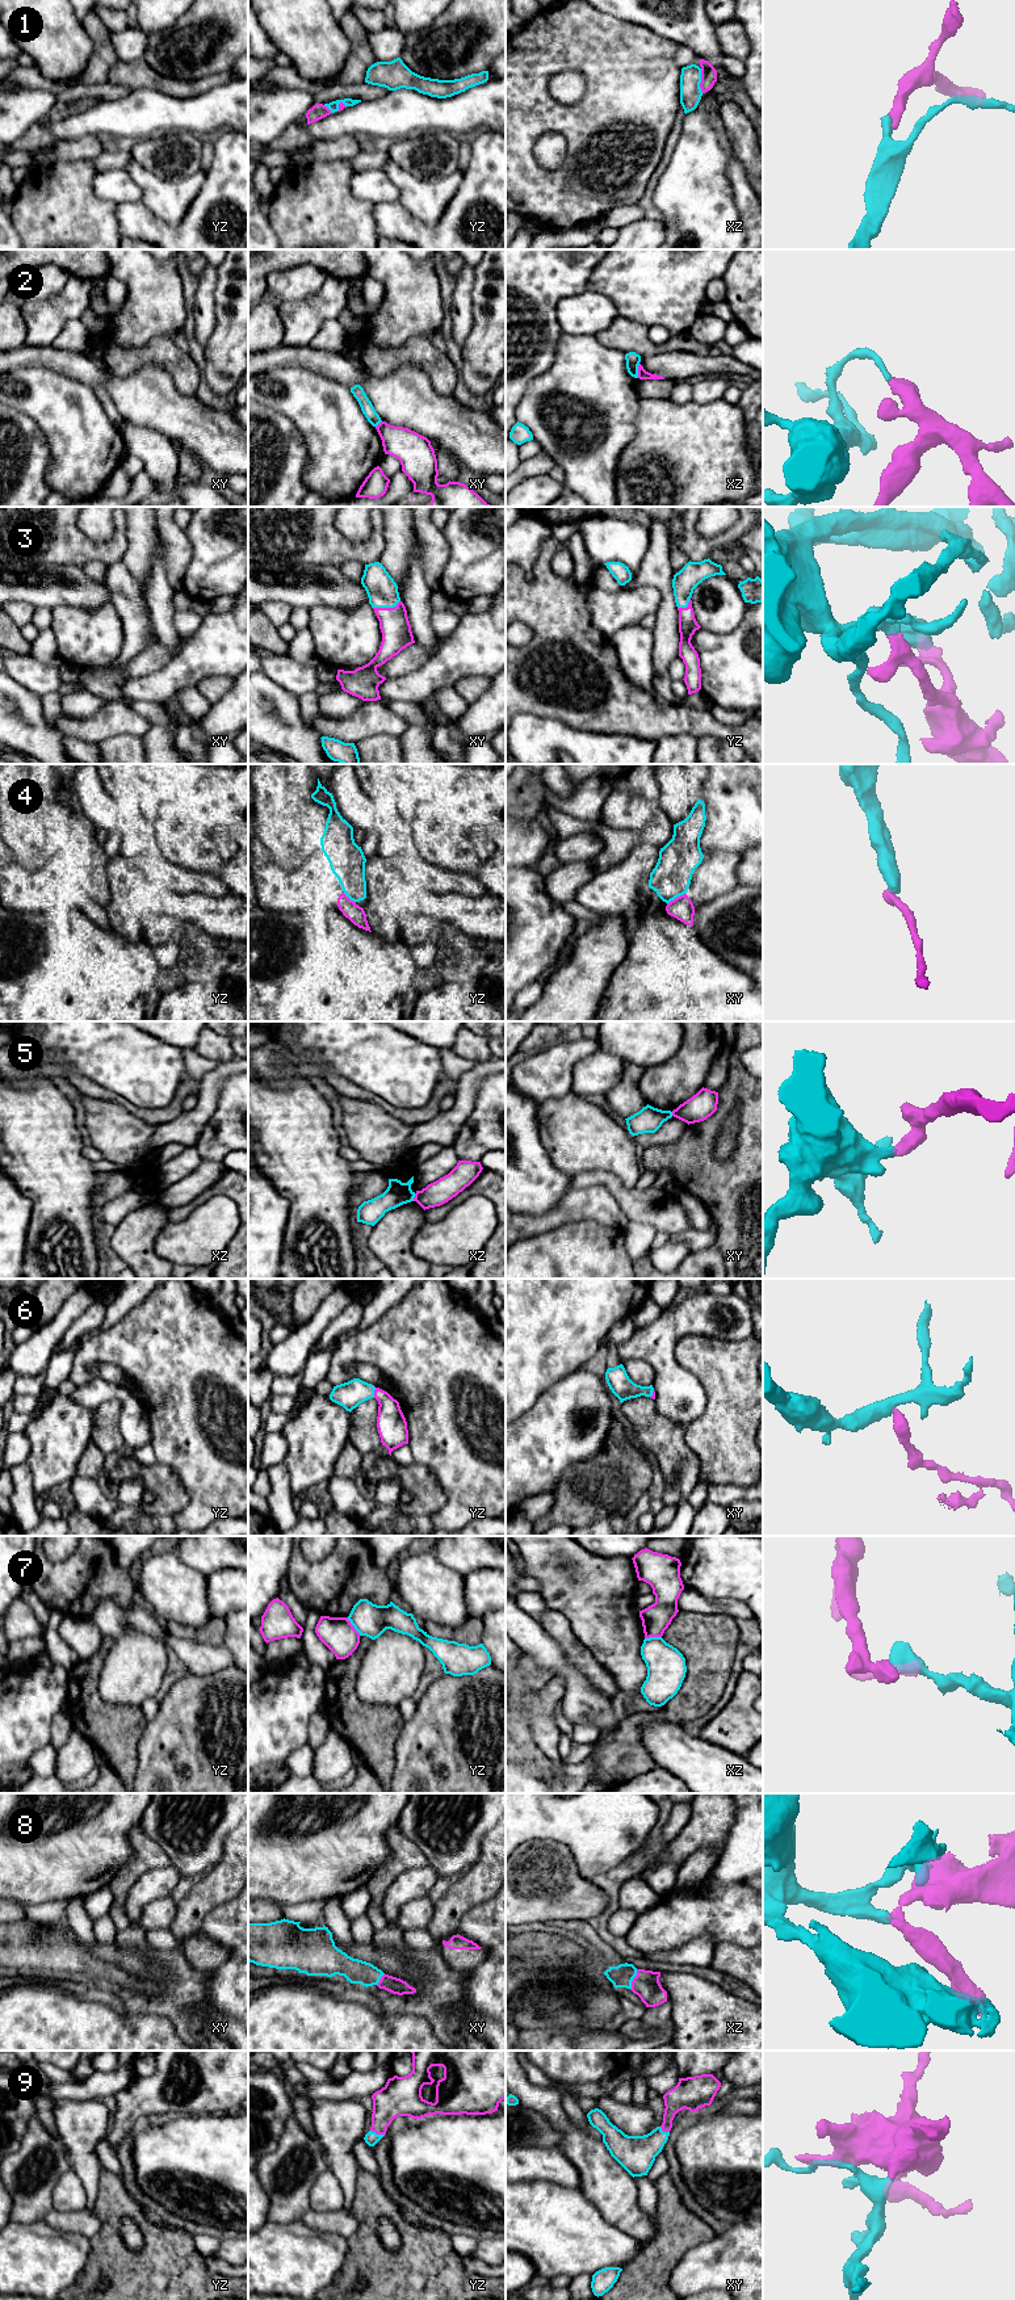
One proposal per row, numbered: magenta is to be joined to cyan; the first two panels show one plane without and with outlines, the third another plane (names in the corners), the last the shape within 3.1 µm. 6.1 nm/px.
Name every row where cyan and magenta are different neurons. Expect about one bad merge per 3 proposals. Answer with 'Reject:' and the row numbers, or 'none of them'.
Reject: 2, 4, 5, 7

